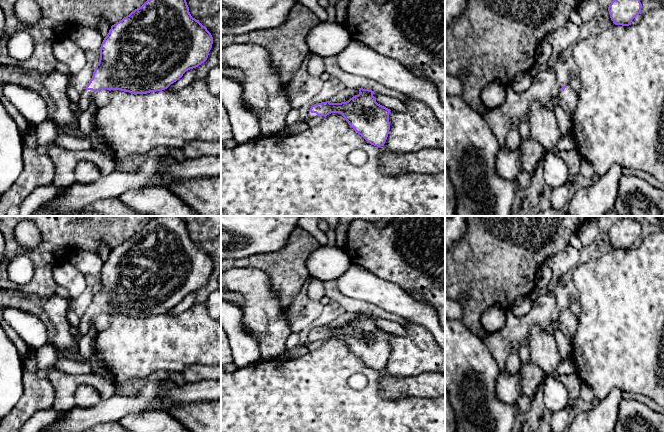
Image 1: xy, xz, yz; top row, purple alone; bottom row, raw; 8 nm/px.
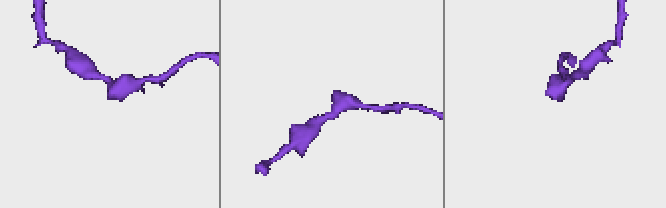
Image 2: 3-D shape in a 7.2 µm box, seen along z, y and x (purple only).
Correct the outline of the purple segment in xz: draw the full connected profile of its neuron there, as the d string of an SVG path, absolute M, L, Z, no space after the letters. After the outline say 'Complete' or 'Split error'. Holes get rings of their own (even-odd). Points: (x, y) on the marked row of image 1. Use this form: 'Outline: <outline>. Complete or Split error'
Outline: M358 88L359 94L346 102L330 103L329 101L316 103L311 106L307 121L331 113L340 113L351 128L361 135L371 145L384 146L389 130L390 109L378 104L373 96L374 91Z. Split error

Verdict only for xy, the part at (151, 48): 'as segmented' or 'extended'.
extended

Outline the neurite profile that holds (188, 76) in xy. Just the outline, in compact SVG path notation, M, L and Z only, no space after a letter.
M195 68L186 71L183 76L171 84L168 89L170 90L180 90L183 87L187 86L195 78Z

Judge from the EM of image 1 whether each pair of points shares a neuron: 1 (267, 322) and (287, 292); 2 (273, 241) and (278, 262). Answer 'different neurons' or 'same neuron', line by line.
1: different neurons
2: different neurons

